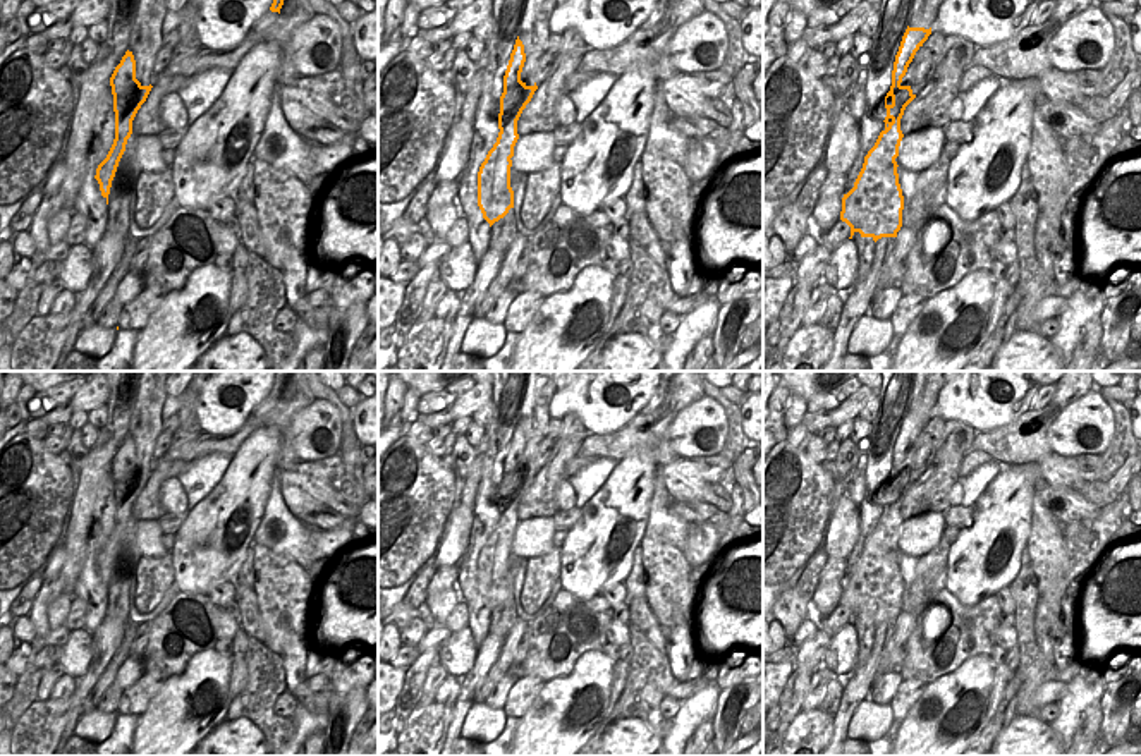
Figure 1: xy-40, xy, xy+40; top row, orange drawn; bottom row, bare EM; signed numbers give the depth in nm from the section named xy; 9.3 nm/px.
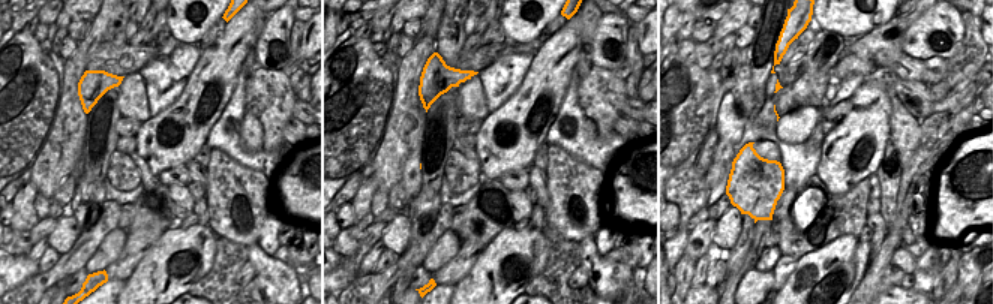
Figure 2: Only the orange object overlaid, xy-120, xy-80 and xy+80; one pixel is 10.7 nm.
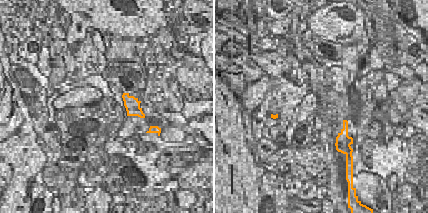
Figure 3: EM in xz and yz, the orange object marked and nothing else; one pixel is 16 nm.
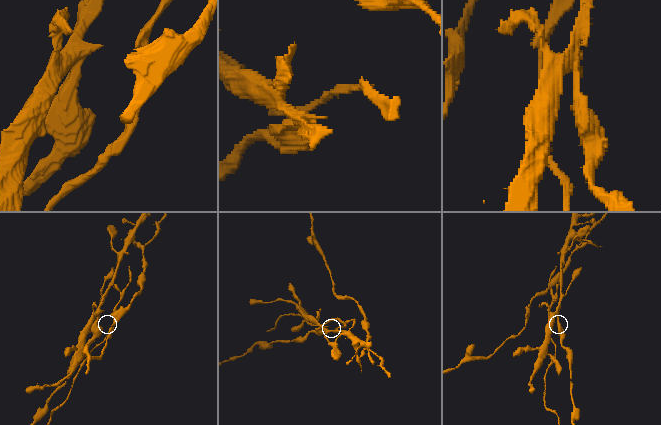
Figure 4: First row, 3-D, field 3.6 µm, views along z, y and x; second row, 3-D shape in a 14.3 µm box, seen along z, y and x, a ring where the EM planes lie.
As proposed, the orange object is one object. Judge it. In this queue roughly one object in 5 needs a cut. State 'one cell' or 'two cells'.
two cells

